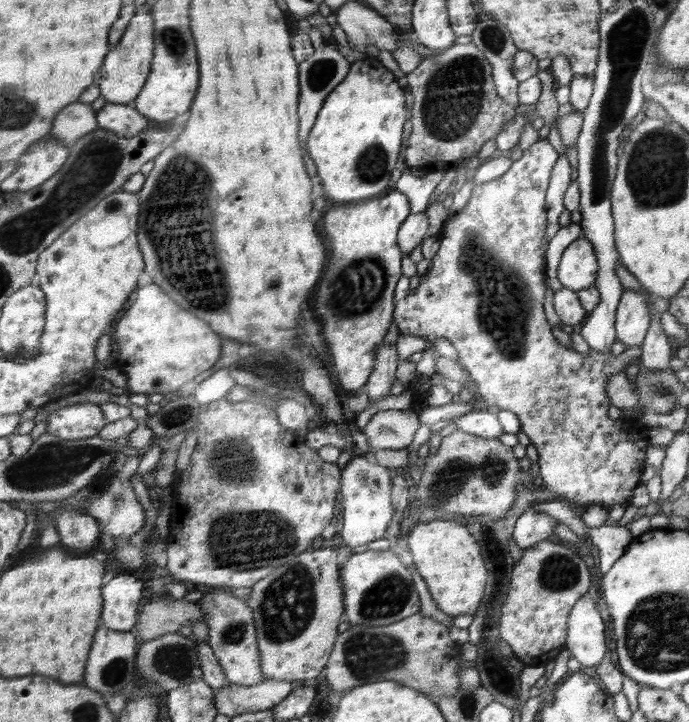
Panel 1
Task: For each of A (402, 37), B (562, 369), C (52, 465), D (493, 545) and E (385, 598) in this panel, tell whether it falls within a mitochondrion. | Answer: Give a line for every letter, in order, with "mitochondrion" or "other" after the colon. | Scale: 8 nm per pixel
A: other
B: other
C: mitochondrion
D: mitochondrion
E: mitochondrion

